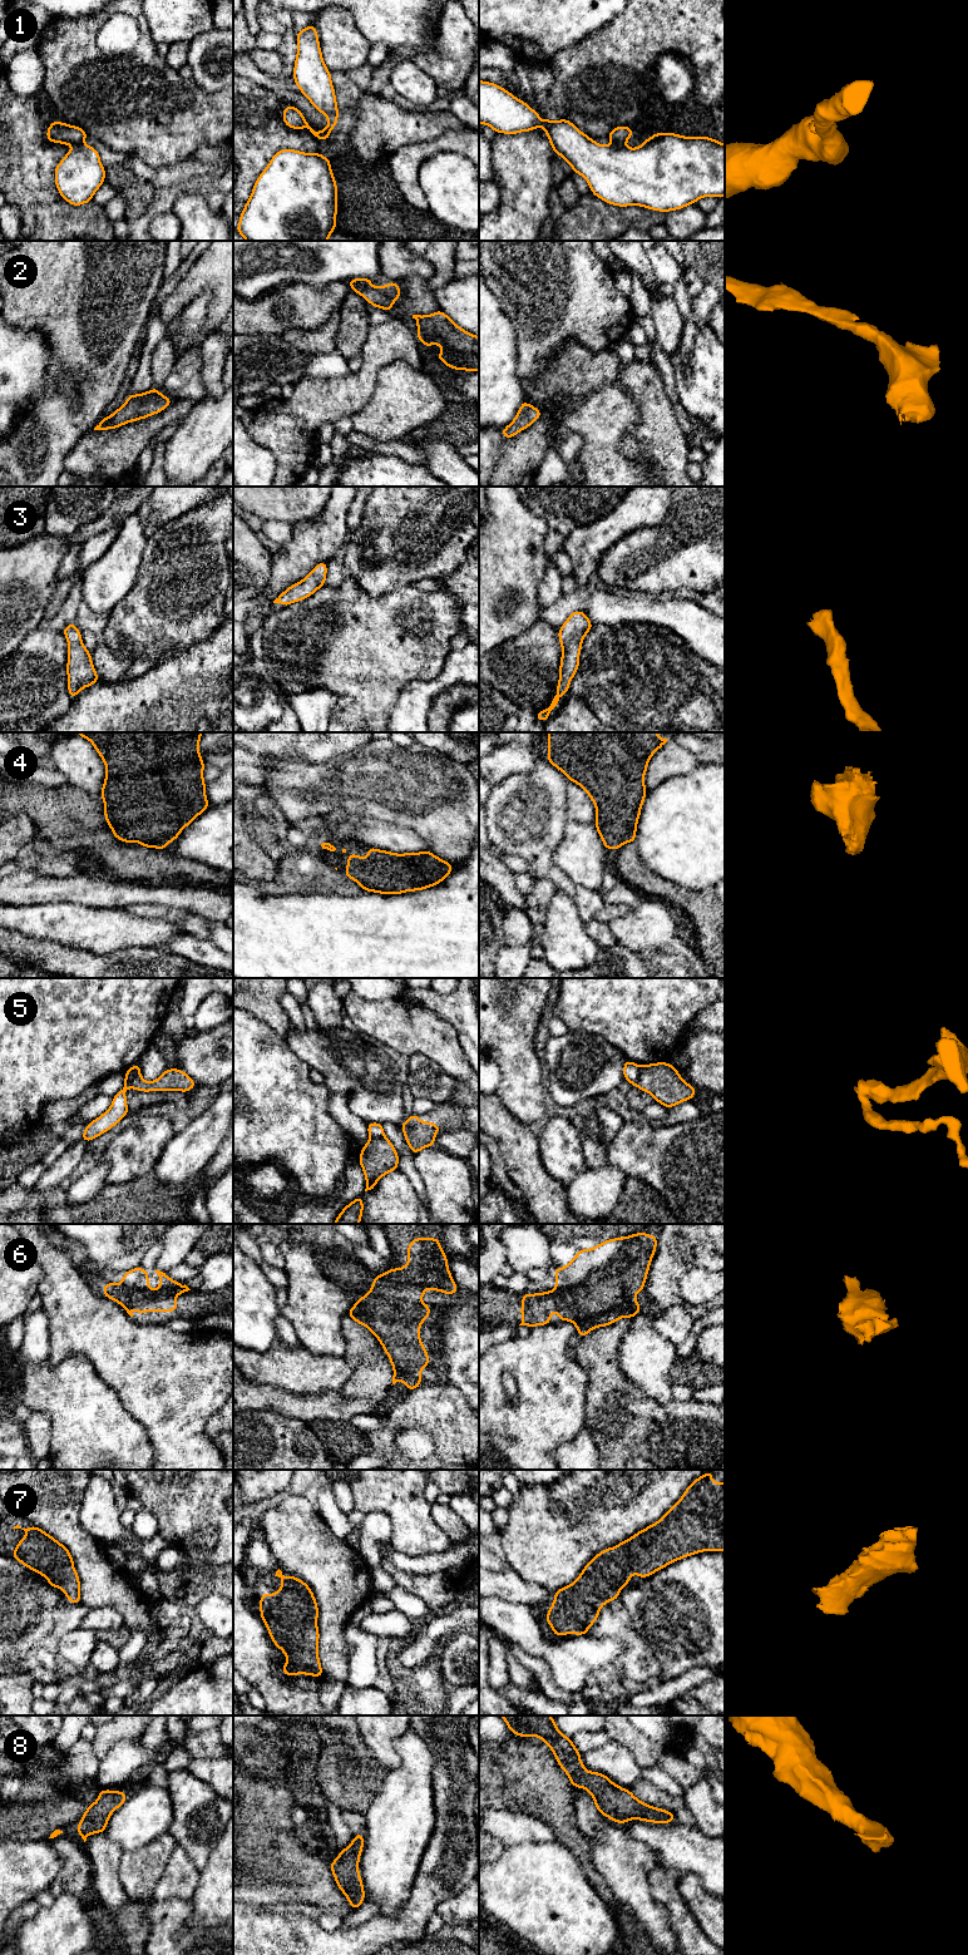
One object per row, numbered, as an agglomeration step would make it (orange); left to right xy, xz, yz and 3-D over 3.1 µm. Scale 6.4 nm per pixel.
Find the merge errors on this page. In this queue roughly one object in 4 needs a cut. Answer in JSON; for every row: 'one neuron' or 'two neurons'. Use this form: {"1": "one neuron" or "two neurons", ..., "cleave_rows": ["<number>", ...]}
{"1": "two neurons", "2": "one neuron", "3": "one neuron", "4": "one neuron", "5": "two neurons", "6": "one neuron", "7": "one neuron", "8": "one neuron", "cleave_rows": ["1", "5"]}

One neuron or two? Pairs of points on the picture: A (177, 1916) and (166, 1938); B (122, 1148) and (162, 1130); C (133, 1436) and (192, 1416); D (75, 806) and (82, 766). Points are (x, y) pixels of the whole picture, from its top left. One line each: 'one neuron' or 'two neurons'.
A: one neuron
B: one neuron
C: two neurons
D: two neurons

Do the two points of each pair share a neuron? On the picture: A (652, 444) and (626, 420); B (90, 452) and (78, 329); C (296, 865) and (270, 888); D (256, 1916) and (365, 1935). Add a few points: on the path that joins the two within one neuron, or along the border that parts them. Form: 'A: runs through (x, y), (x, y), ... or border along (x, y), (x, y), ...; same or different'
A: border along (633, 400), (638, 424), (621, 442), (628, 458); different
B: border along (93, 428), (68, 453); different
C: runs through (290, 872), (276, 885); same
D: runs through (284, 1941), (337, 1941); same

